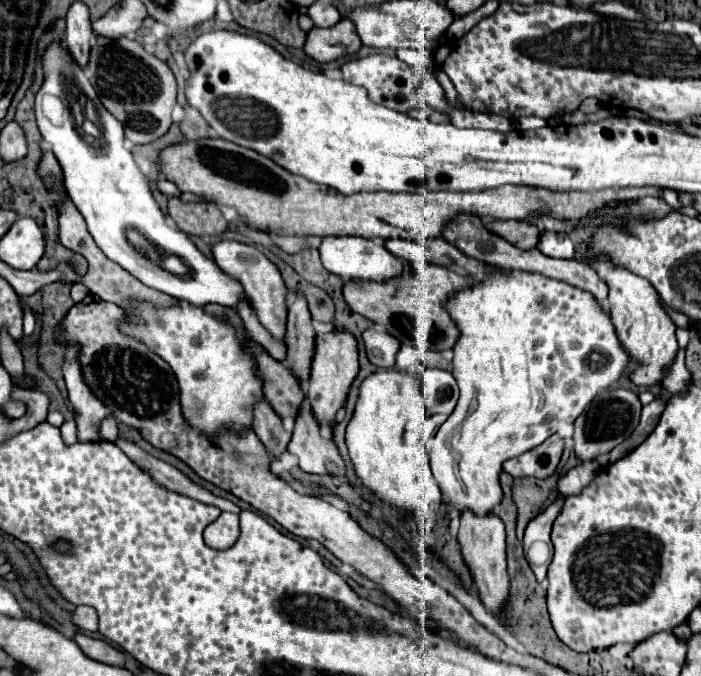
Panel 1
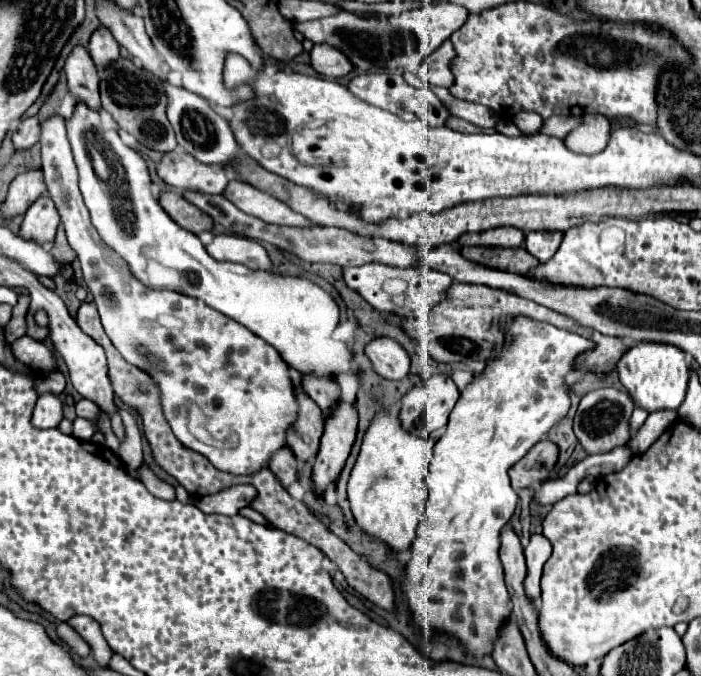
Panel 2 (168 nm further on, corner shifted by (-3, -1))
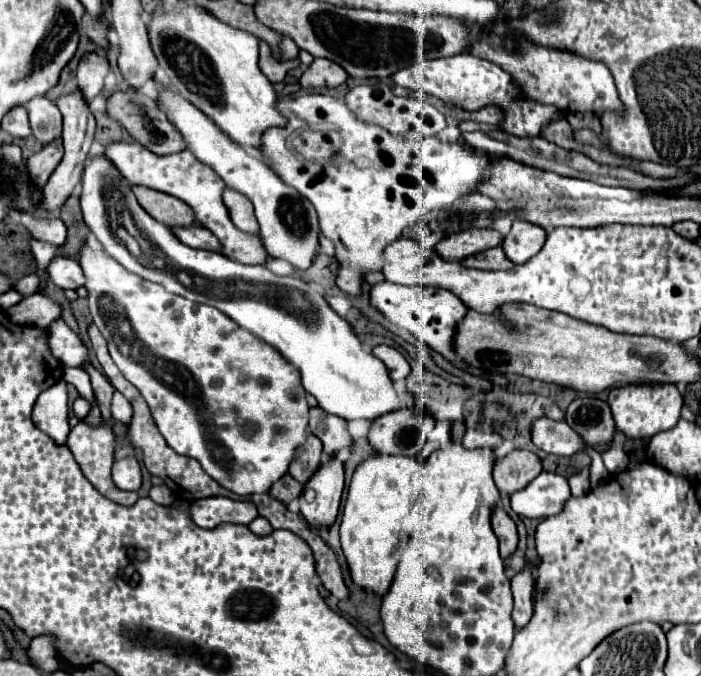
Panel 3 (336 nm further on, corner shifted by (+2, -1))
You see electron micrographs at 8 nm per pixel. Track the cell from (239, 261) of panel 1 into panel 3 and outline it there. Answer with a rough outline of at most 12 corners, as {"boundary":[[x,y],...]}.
{"boundary":[[202,226],[172,228],[188,246],[222,252],[220,240]]}

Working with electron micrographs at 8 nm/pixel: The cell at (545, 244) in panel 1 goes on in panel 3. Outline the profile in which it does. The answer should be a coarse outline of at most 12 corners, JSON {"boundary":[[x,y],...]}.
{"boundary":[[514,220],[502,248],[514,264],[542,250],[548,232]]}

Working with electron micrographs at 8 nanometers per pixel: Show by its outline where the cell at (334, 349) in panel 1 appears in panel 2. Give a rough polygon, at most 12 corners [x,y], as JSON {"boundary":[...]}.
{"boundary":[[341,402],[325,418],[313,492],[339,480],[357,434],[357,410]]}

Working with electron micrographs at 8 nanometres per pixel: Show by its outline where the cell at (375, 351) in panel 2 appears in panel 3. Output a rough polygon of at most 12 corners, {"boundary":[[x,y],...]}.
{"boundary":[[380,344],[372,354],[384,362],[390,378],[400,382],[410,364],[396,348]]}

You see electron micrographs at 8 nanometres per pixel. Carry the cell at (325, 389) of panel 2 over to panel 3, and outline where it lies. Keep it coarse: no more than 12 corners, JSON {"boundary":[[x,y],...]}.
{"boundary":[[310,408],[310,430],[326,454],[352,444],[346,420]]}

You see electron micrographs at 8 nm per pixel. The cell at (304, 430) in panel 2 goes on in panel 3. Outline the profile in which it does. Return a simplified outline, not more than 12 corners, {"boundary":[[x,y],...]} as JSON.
{"boundary":[[308,432],[290,476],[304,484],[322,462],[322,442]]}

